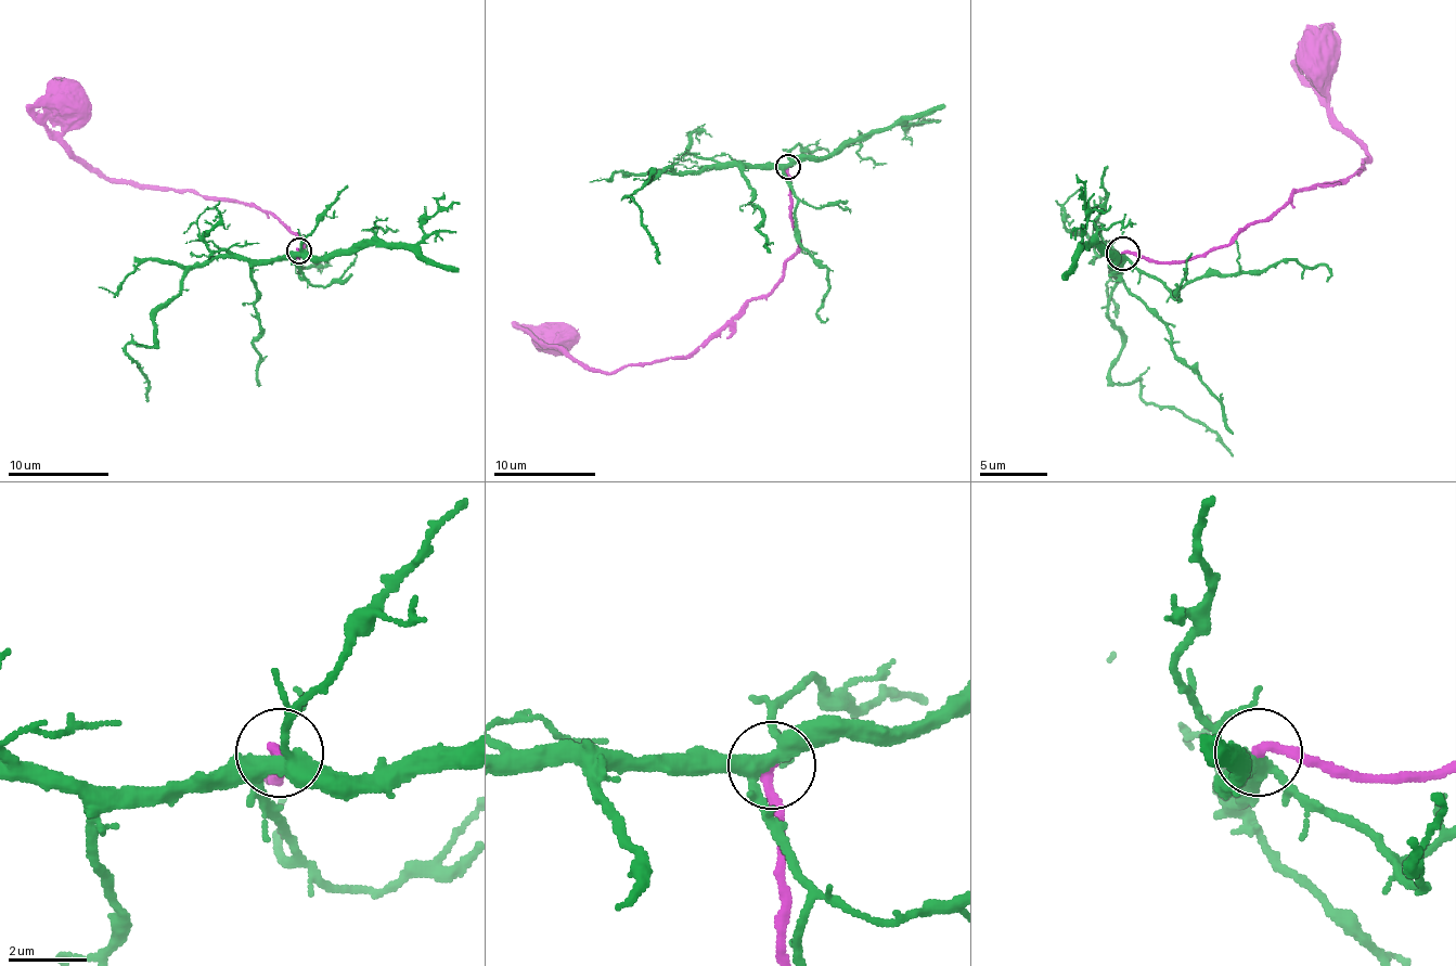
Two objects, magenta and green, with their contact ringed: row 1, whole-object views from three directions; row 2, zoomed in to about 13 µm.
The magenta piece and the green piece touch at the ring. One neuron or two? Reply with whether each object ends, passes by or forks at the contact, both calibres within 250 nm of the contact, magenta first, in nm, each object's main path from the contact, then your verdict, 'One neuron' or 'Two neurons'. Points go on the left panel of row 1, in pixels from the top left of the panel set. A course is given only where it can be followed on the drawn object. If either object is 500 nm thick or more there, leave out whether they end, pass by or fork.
At the ring magenta ends. At the ring green forks. Thickness 260 nm (magenta) against 380 nm. Course of magenta: (299, 249), (295, 258), (301, 241), (252, 206), (132, 187), (89, 171), (62, 138), (63, 105), (71, 98). Course of green: (299, 253), (204, 260), (189, 272), (155, 313), (156, 340), (129, 344), (126, 356), (144, 374), (147, 402). Two neurons

